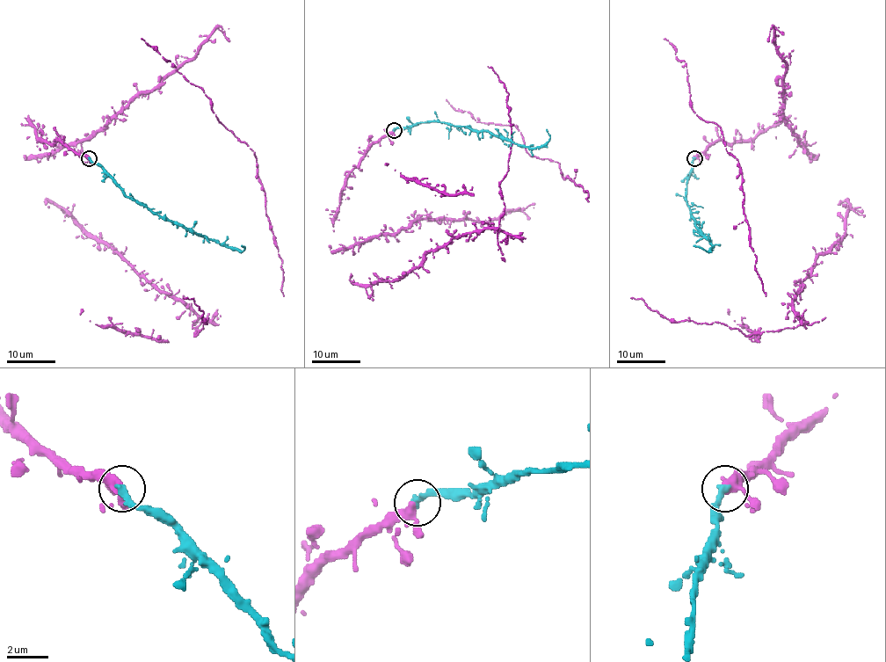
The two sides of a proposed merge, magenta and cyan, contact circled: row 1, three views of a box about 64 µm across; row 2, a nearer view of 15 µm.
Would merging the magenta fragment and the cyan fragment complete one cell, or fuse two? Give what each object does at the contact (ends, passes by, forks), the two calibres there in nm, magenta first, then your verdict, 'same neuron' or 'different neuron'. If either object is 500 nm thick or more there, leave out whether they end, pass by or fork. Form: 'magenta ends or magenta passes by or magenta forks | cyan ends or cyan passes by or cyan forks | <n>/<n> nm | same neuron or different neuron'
magenta passes by | cyan ends | 320/360 nm | same neuron

